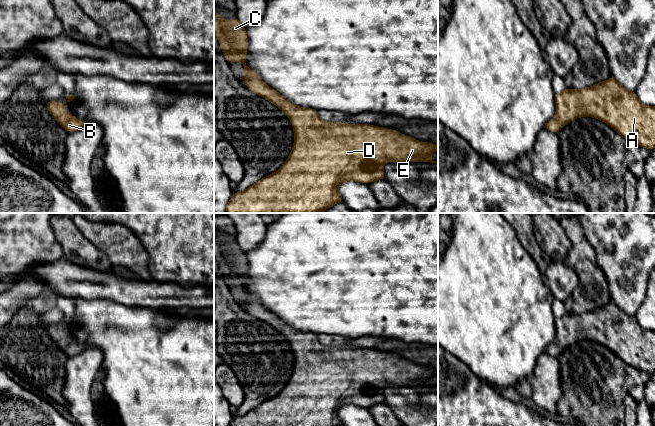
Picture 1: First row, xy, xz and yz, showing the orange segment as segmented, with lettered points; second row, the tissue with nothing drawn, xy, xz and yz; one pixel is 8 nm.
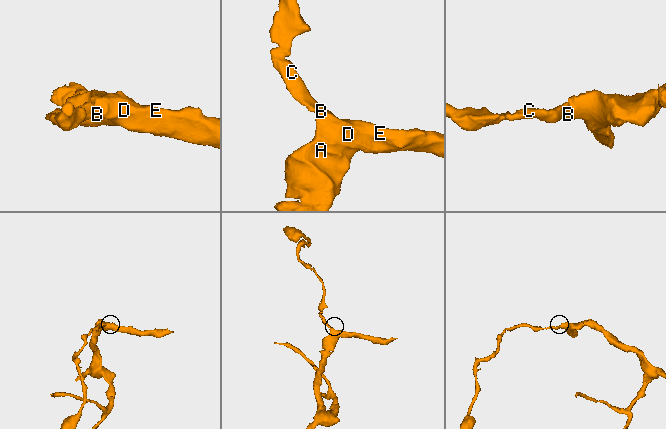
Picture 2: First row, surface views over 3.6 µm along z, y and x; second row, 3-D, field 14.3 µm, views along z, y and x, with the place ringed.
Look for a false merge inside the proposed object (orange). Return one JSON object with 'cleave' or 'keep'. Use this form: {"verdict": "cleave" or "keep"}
{"verdict": "keep"}

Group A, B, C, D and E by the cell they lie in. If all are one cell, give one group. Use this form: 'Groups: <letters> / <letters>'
Groups: A B C D E

